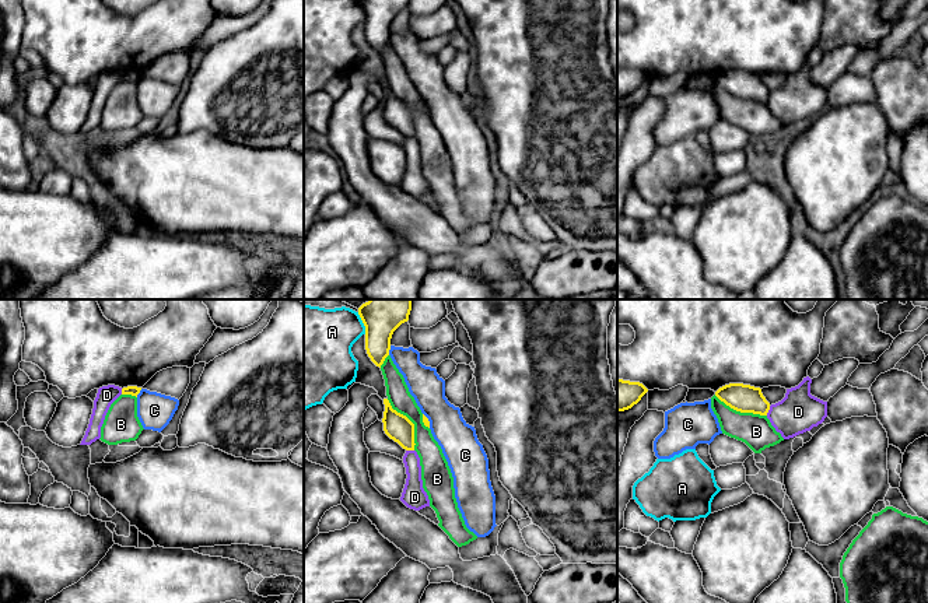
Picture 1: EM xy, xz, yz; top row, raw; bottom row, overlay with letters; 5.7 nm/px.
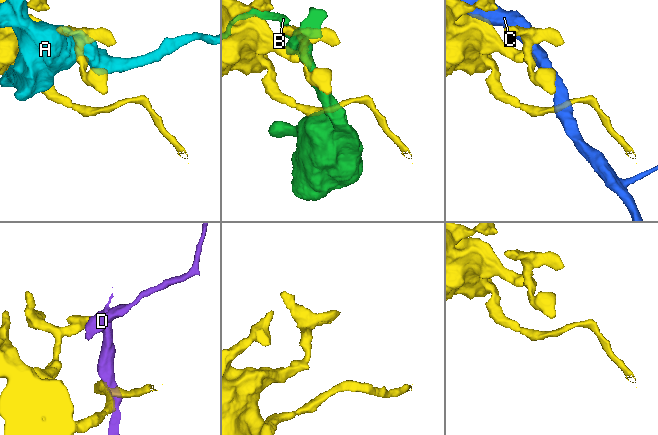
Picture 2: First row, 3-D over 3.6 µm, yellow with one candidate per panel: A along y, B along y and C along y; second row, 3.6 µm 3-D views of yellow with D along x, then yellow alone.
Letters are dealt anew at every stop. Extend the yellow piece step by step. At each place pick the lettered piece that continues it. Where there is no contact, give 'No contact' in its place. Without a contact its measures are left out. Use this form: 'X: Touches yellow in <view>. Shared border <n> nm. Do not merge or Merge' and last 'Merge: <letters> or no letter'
A: Touches yellow in xz. Shared border 130 nm. Do not merge
B: Touches yellow in xz. Shared border 340 nm. Do not merge
C: Touches yellow in xz. Shared border 60 nm. Do not merge
D: Touches yellow in yz. Shared border 60 nm. Do not merge
Merge: no letter

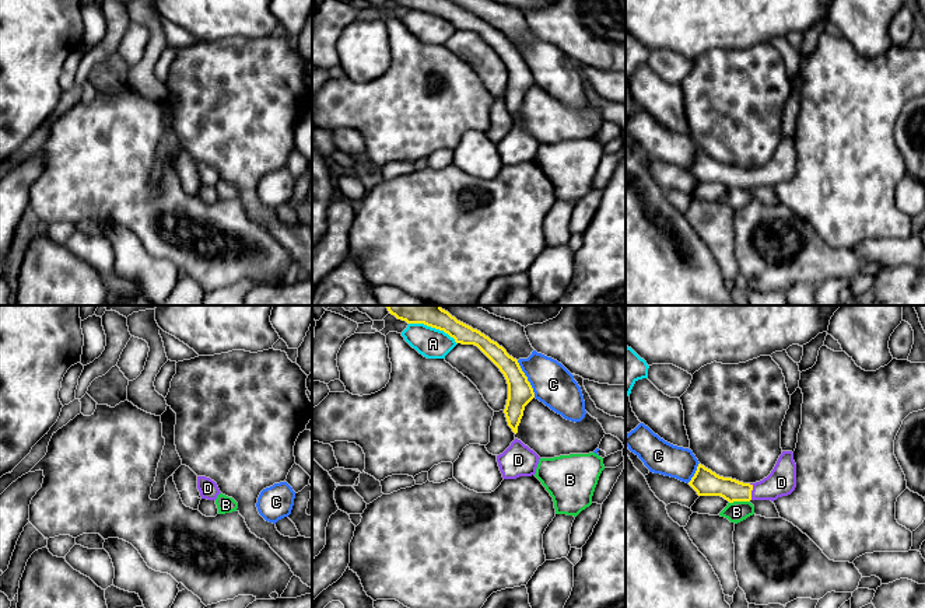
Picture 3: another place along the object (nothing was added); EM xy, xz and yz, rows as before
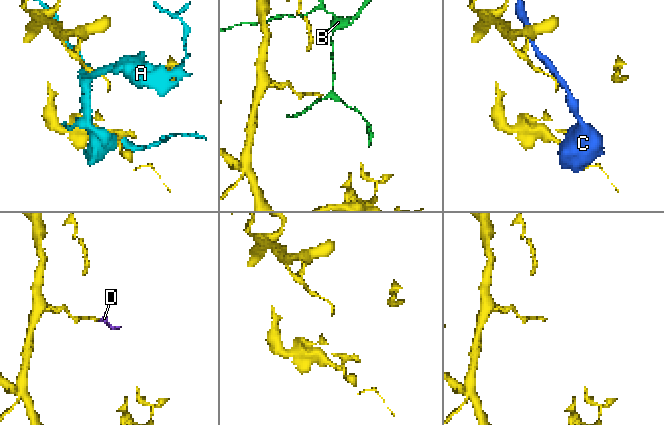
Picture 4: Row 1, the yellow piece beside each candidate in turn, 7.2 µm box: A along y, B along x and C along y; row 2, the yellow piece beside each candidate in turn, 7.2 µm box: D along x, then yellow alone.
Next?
A: Touches yellow in xz. Shared border 300 nm. Do not merge
B: Touches yellow in yz. Shared border 120 nm. Do not merge
C: Touches yellow in xz. Shared border 240 nm. Do not merge
D: Touches yellow in yz. Shared border 100 nm. Merge
Merge: D

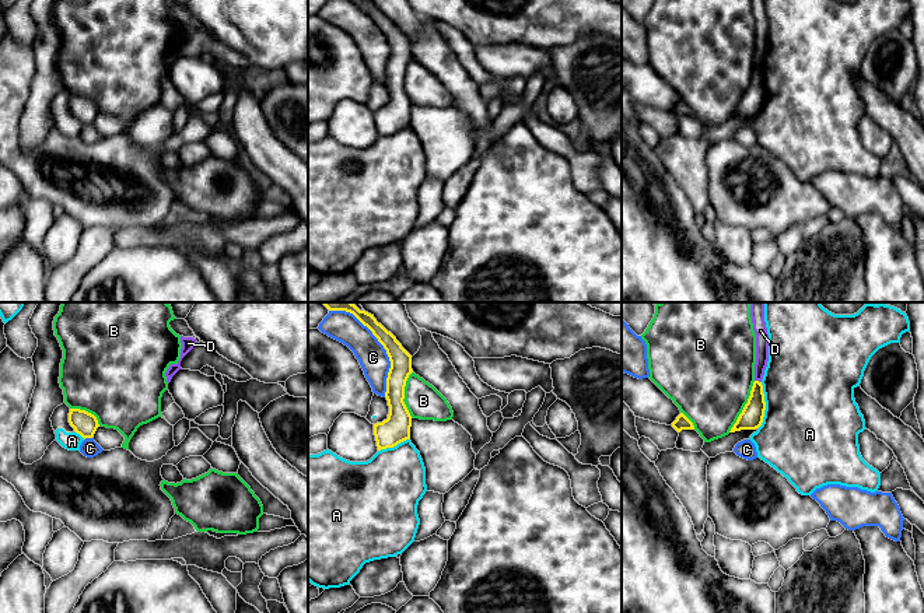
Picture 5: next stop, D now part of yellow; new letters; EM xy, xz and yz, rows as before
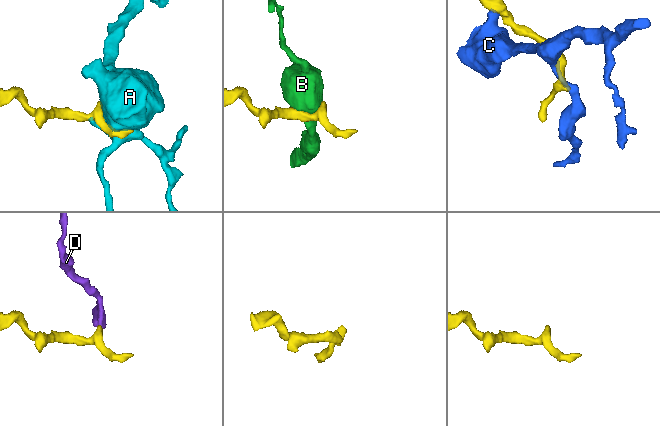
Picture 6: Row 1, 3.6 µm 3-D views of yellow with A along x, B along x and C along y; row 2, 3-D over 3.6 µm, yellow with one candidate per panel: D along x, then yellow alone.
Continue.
A: Touches yellow in yz. Shared border 280 nm. Do not merge
B: Touches yellow in yz. Shared border 340 nm. Do not merge
C: Touches yellow in xz. Shared border 500 nm. Do not merge
D: Touches yellow in yz. Shared border 40 nm. Do not merge
Merge: no letter

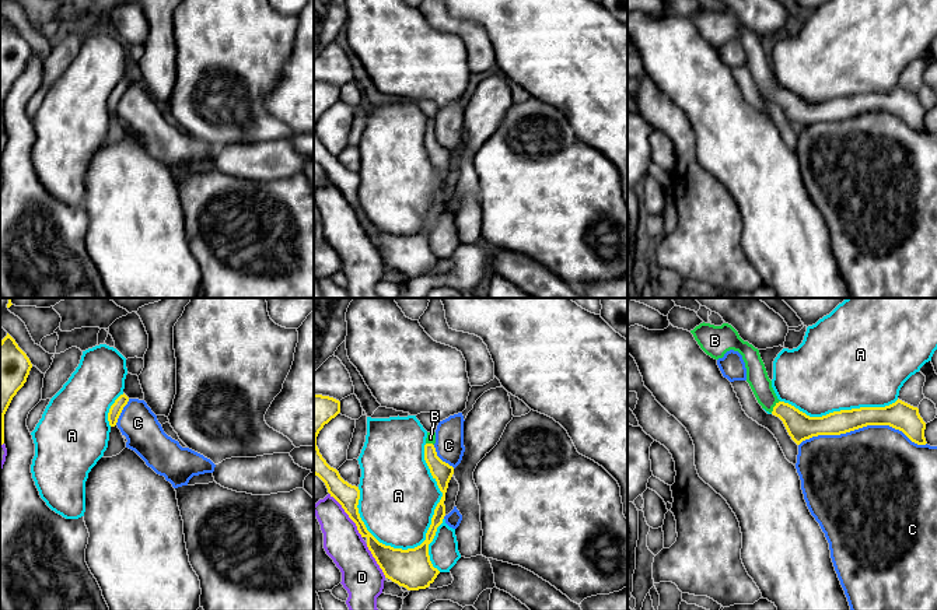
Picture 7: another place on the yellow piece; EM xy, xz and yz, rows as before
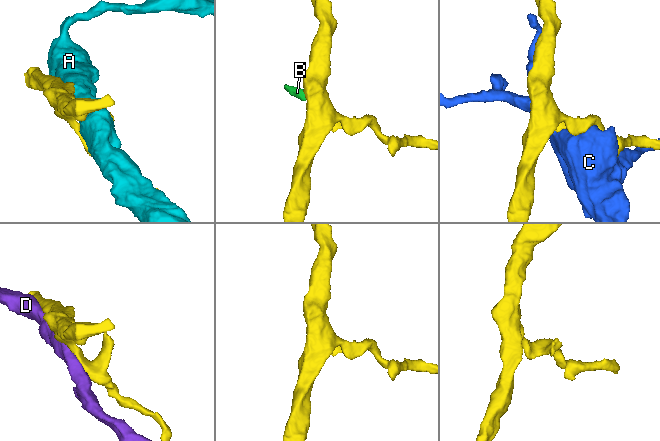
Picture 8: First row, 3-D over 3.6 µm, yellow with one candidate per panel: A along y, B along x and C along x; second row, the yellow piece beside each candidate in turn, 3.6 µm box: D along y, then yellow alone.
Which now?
A: Touches yellow in xz. Shared border 650 nm. Do not merge
B: Touches yellow in yz. Shared border 90 nm. Merge
C: Touches yellow in yz. Shared border 750 nm. Do not merge
D: Touches yellow in xz. Shared border 320 nm. Do not merge
Merge: B

